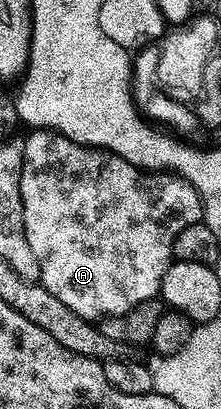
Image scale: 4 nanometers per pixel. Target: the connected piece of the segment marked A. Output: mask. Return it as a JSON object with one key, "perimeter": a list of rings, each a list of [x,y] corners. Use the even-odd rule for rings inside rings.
{"perimeter":[[[45,135],[41,142],[34,141],[31,144],[26,152],[26,164],[22,166],[20,193],[24,197],[24,233],[28,237],[28,245],[32,245],[32,253],[36,253],[36,261],[40,261],[41,287],[48,289],[48,293],[52,293],[52,297],[64,301],[64,305],[68,305],[68,309],[72,309],[72,313],[80,313],[80,317],[91,321],[109,319],[111,315],[123,315],[136,305],[155,298],[161,292],[164,273],[170,268],[174,259],[176,233],[180,233],[180,229],[184,229],[188,225],[203,222],[201,197],[192,189],[185,189],[186,191],[146,191],[148,175],[142,168],[133,167],[123,158],[117,158],[116,153],[90,153],[90,150],[83,150],[82,145],[70,141],[67,135]]]}

